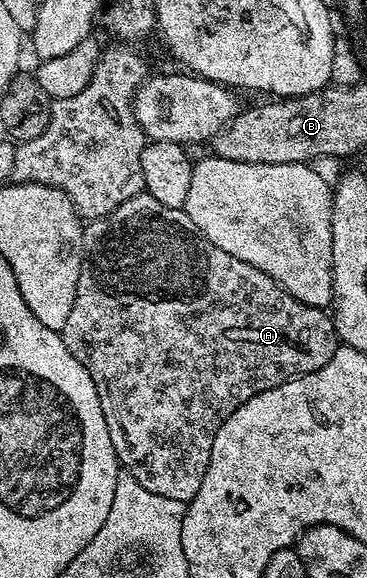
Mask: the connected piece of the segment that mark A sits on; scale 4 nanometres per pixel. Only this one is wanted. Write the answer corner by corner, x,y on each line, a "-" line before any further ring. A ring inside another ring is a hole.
147,194
122,202
122,206
115,208
109,216
87,221
84,229
84,261
78,274
78,294
74,294
74,306
70,310
70,318
66,318
62,335
70,354
74,354
74,358
86,366
90,378
94,378
94,386
102,402
102,414
106,418
106,430
110,430
110,442
114,442
121,469
138,478
138,482
152,494
185,502
198,494
198,486
202,486
202,478
206,478
214,438
222,422
226,422
226,418
230,418
230,414
234,414
242,402
250,402
254,394
262,394
262,390
270,390
296,376
322,370
338,346
336,327
325,309
298,302
298,298
274,282
270,274
262,274
262,270
250,266
250,262
242,262
234,258
234,254
226,254
226,250
214,246
214,242
207,240
198,226
190,222
183,208
162,206
162,202

